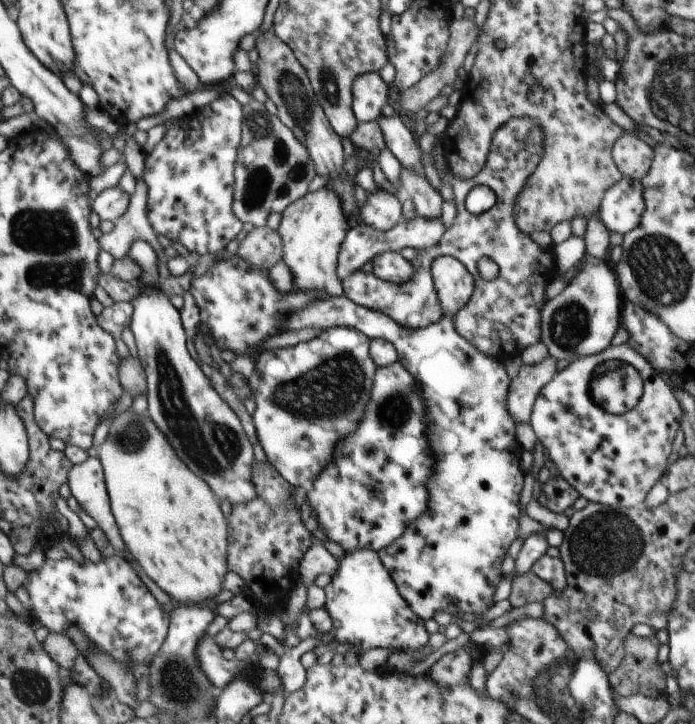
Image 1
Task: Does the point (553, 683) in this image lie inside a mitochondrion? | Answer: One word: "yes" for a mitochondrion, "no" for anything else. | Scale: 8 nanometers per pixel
yes

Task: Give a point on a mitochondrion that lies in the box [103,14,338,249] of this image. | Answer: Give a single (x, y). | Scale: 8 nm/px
(294, 92)

